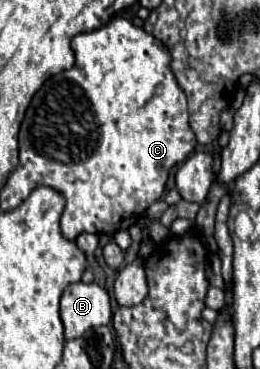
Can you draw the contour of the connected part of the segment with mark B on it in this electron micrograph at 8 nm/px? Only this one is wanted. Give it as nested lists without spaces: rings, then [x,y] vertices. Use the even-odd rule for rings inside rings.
[[[74,283],[66,287],[60,299],[60,319],[64,325],[64,339],[82,337],[84,331],[94,325],[108,325],[112,311],[106,289],[96,283]]]

